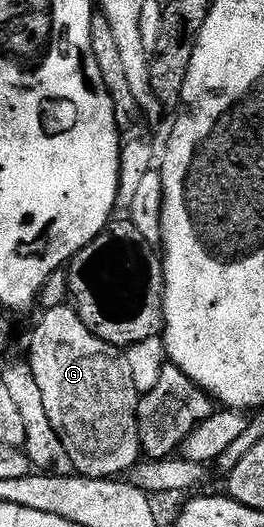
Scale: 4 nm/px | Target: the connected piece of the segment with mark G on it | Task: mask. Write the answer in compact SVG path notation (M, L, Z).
M64 305L49 309L40 314L39 324L31 335L31 356L29 362L33 377L41 388L41 397L45 400L45 410L57 437L65 445L73 461L76 472L88 479L109 479L130 472L141 459L139 445L139 401L140 393L133 381L133 372L129 370L129 361L120 348L101 341L100 337L85 327L74 307Z

